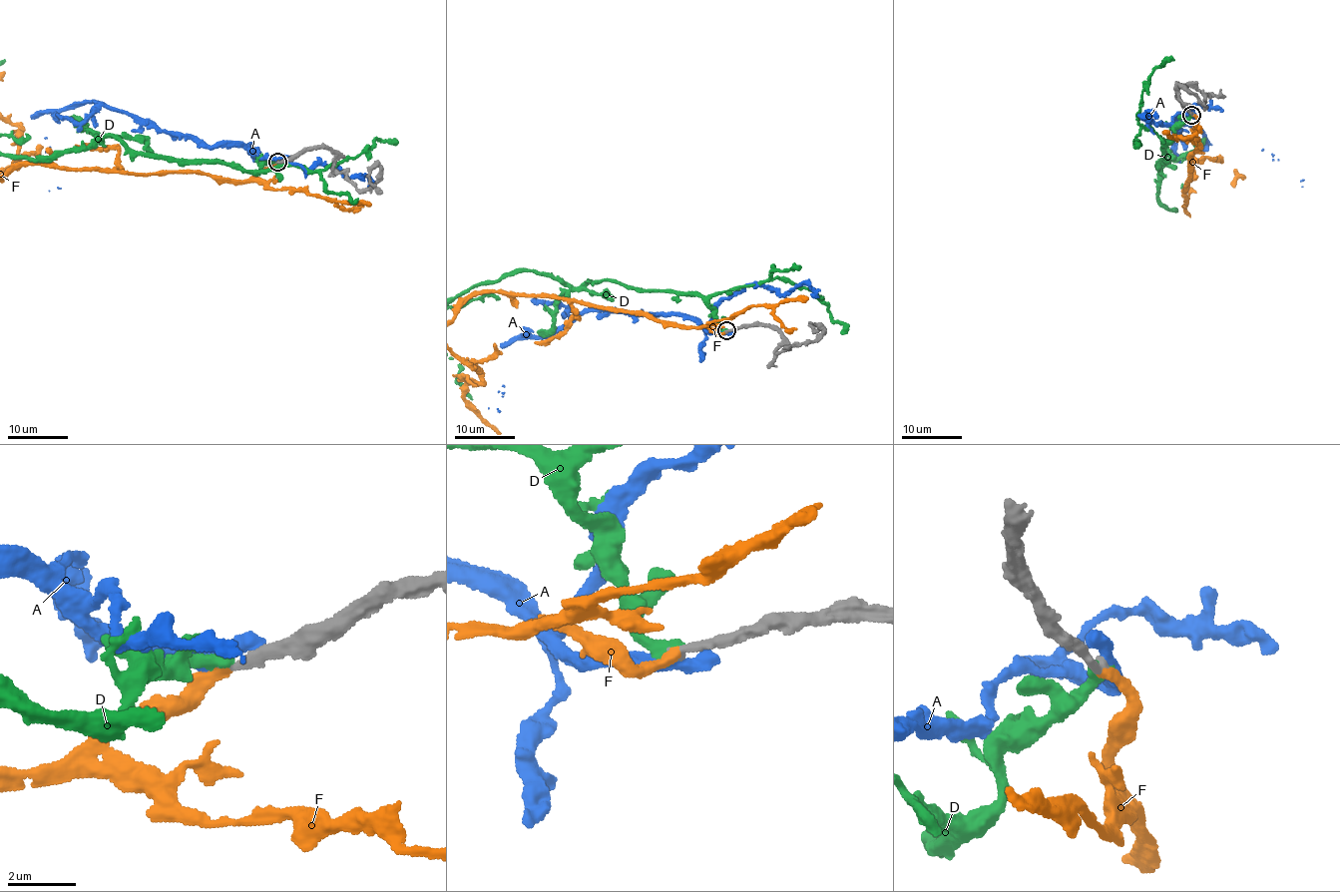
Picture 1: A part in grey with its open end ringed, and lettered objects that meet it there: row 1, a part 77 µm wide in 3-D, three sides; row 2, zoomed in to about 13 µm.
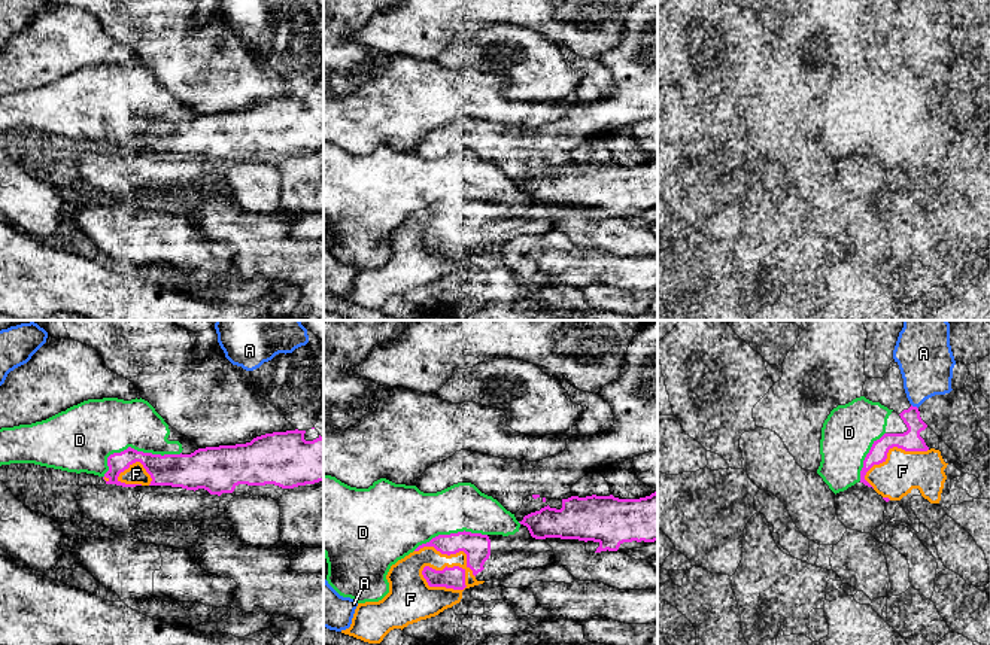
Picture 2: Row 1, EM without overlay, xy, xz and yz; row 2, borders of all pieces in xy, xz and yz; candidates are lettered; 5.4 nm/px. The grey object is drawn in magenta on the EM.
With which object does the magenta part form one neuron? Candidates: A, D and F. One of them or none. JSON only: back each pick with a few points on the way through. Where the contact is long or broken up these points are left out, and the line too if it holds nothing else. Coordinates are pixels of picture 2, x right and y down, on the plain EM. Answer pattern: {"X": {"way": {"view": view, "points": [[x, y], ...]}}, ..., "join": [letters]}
{"join": ["F"]}

